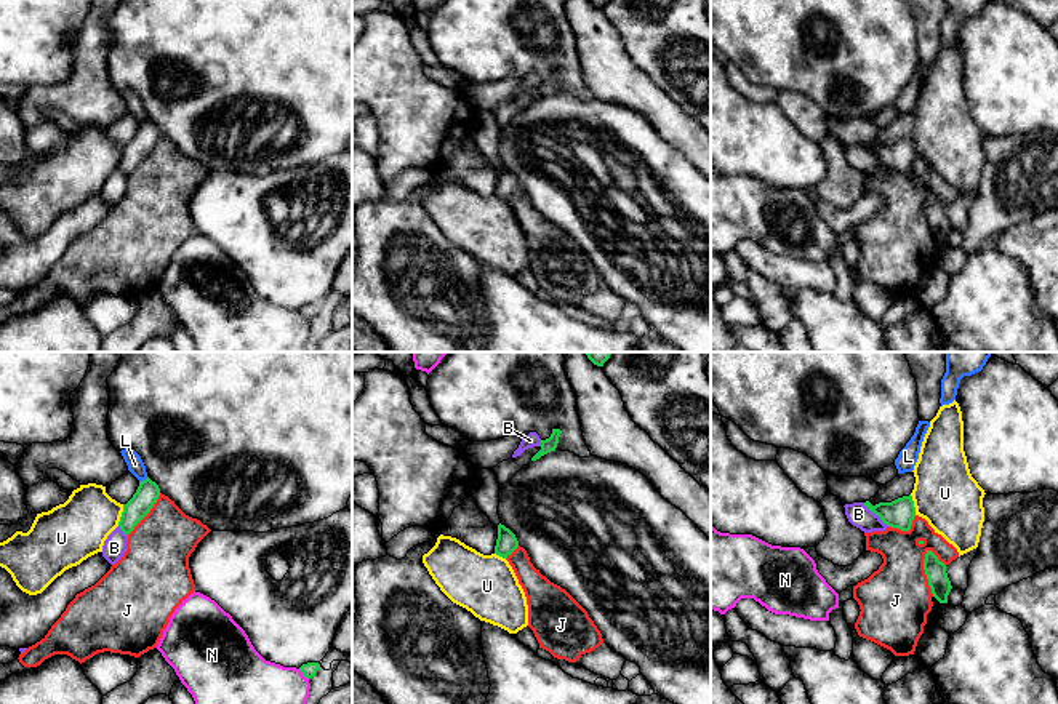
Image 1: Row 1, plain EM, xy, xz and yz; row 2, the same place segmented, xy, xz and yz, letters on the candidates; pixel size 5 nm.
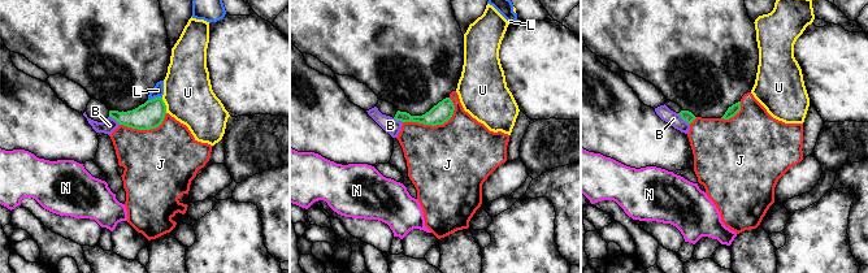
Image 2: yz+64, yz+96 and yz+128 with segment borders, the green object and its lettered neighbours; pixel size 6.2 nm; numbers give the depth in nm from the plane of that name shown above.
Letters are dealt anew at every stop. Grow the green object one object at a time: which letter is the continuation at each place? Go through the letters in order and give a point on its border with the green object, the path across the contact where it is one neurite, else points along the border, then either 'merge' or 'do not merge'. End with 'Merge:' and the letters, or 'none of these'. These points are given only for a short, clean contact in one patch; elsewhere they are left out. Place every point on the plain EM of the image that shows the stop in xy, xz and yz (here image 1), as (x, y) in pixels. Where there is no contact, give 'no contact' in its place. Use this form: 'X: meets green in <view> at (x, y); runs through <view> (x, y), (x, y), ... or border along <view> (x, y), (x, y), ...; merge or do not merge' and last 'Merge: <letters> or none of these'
B: meets green in yz at (876, 156); do not merge
J: meets green in yz at (925, 215); do not merge
L: meets green in xy at (143, 122); border along xy (148, 119), (140, 124); do not merge
N: meets green in xy at (303, 316); do not merge
U: meets green in xy at (122, 157); do not merge
Merge: none of these

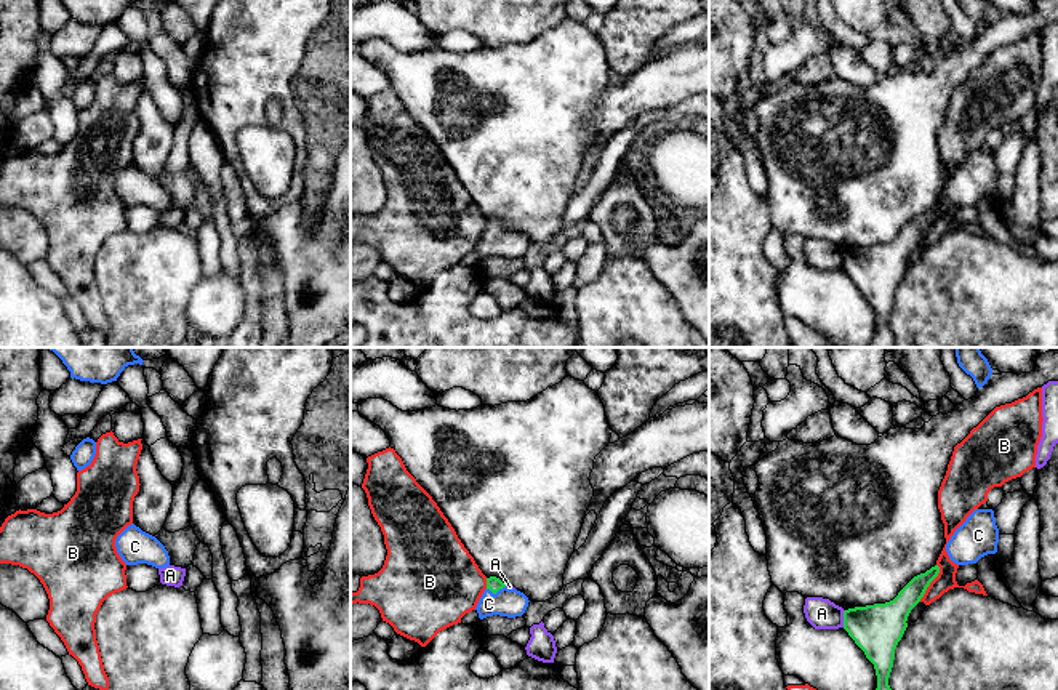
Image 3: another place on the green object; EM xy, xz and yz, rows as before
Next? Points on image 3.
A: meets green in yz at (844, 260); do not merge
B: meets green in yz at (930, 223); do not merge
C: meets green in xz at (495, 234); runs through xz (493, 224), (495, 234), (508, 244); merge
Merge: C

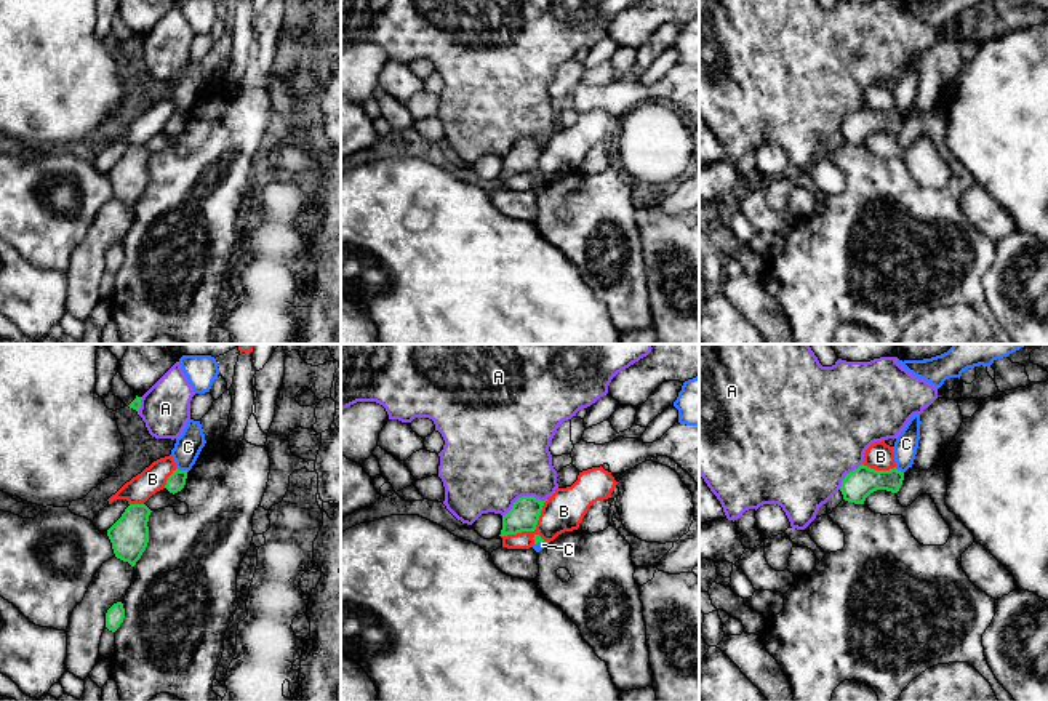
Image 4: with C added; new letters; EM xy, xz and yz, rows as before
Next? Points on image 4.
A: meets green in xz at (524, 138); do not merge
B: meets green in xz at (532, 172); do not merge
C: meets green in xy at (183, 112); border along xy (176, 109), (188, 112); do not merge
Merge: none of these

